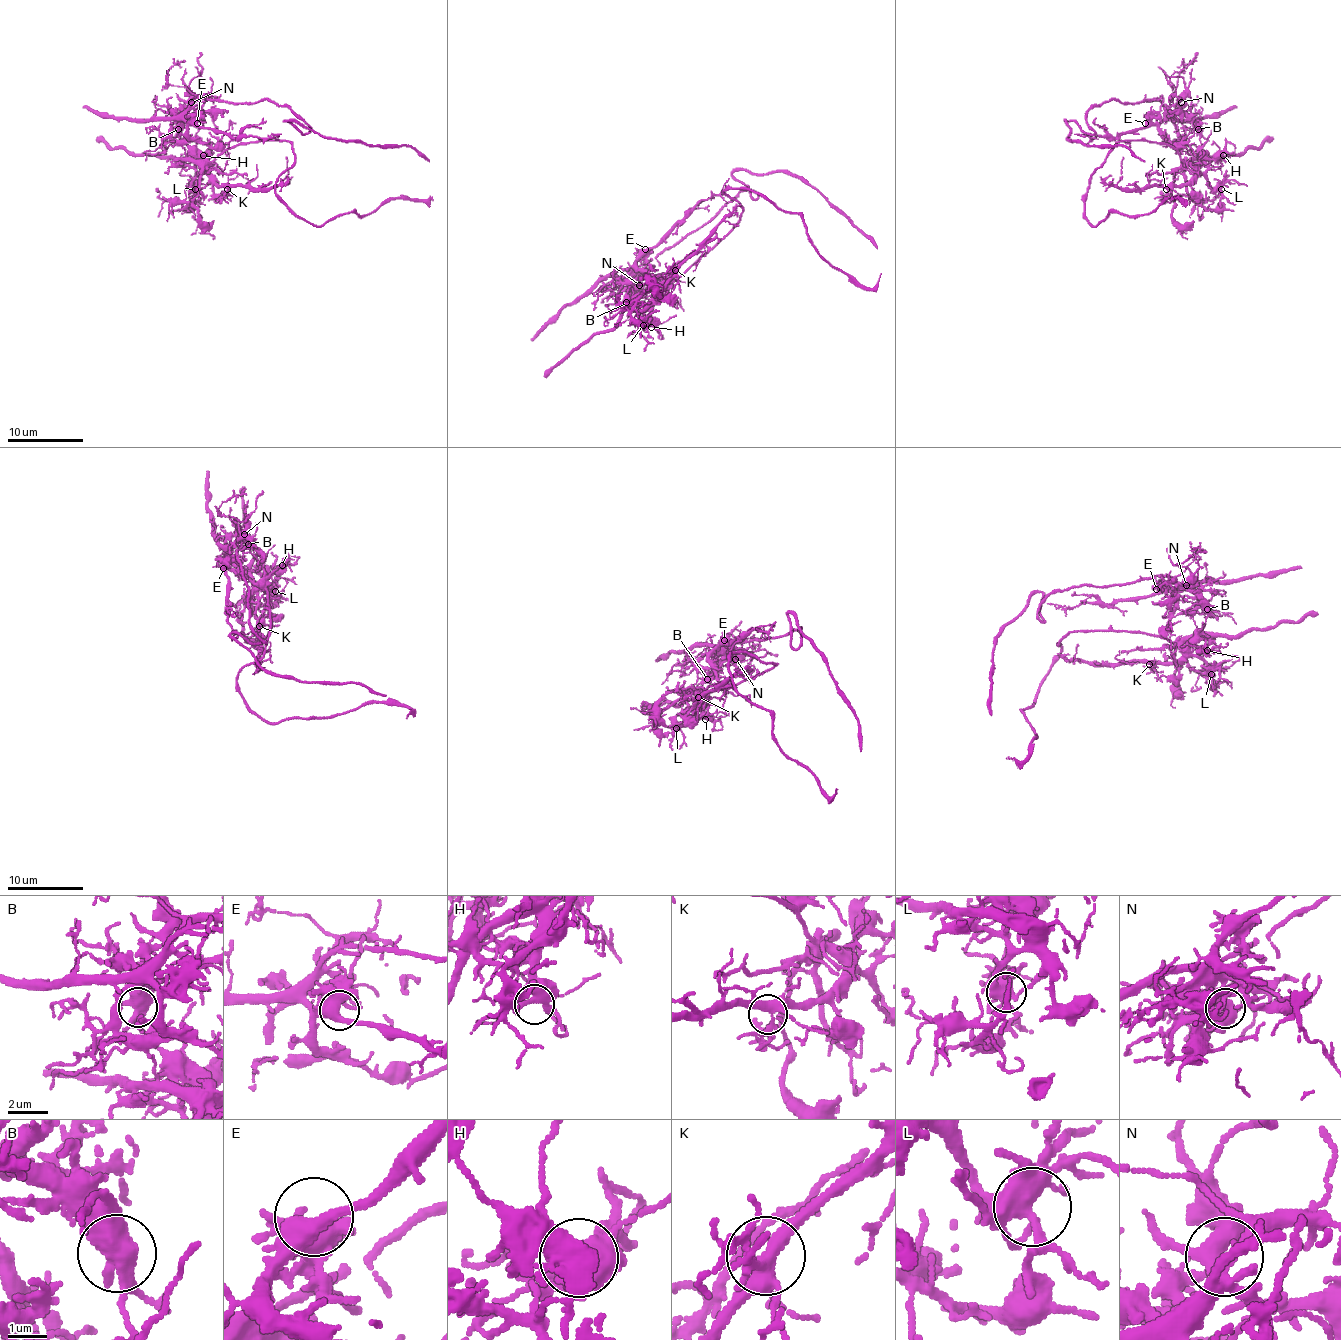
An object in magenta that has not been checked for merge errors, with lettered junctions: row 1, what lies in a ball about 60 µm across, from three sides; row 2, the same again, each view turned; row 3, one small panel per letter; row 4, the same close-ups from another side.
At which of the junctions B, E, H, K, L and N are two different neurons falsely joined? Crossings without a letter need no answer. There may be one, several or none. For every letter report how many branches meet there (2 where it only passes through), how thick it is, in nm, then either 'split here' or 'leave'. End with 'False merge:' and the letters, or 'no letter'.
B: 3 branches meet; 550 nm thick; split here
E: 4 branches meet; 440 nm thick; leave
H: 5 branches meet; 440 nm thick; leave
K: 7 branches meet; 400 nm thick; leave
L: 7 branches meet; 480 nm thick; leave
N: 3 branches meet; 400 nm thick; leave
False merge: B

